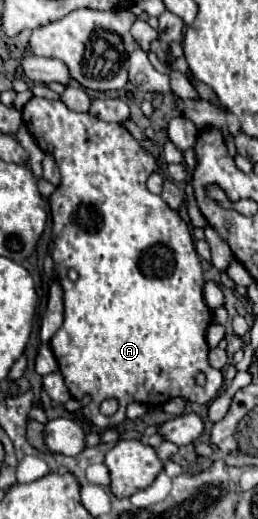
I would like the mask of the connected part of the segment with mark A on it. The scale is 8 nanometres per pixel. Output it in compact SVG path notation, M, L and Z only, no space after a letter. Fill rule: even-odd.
M32 97L24 109L22 109L22 119L28 127L28 131L32 133L32 137L36 139L38 147L44 153L50 153L56 159L56 165L60 169L62 181L56 187L56 191L50 195L50 213L52 213L52 249L50 255L56 263L56 271L60 277L60 285L64 289L64 325L60 327L60 331L52 337L50 347L54 351L54 357L60 365L60 373L64 375L64 383L68 387L68 391L72 393L74 399L82 399L84 395L90 395L90 403L82 409L84 417L88 421L92 421L96 427L116 427L126 419L126 405L132 401L144 403L144 405L162 405L164 401L172 399L172 397L190 397L192 403L208 403L212 399L216 399L224 387L224 379L222 373L212 369L208 365L208 345L206 345L206 329L212 321L212 311L206 305L204 297L202 297L202 287L204 287L204 275L202 275L202 265L200 259L196 255L194 249L194 241L190 235L188 225L182 221L182 217L172 211L164 199L160 195L154 195L146 189L146 179L150 173L154 173L158 169L158 161L154 155L150 155L148 151L144 151L144 147L140 145L140 141L136 141L120 123L106 123L90 113L76 113L70 111L62 101L50 101L50 99L40 99L40 97ZM68 269L76 269L78 271L78 279L70 281L68 279ZM198 373L206 375L206 383L202 387L196 385L194 377ZM104 399L116 399L118 401L118 411L110 417L100 413L100 403Z

